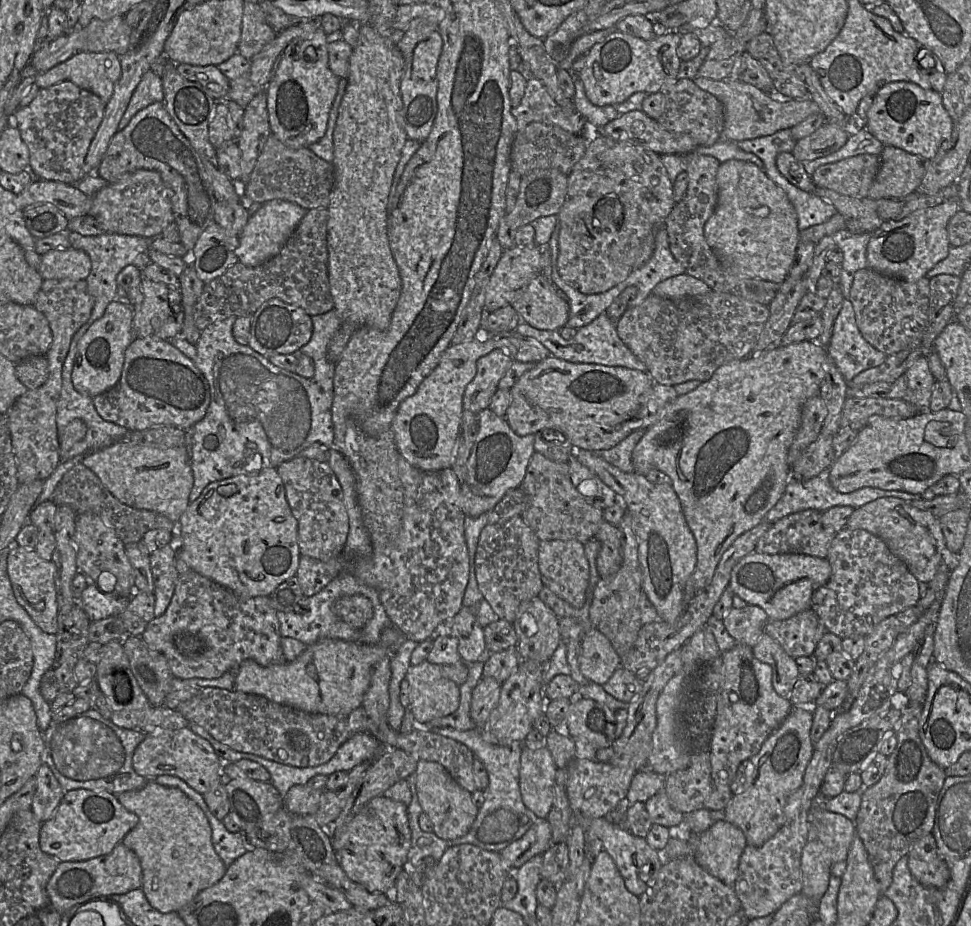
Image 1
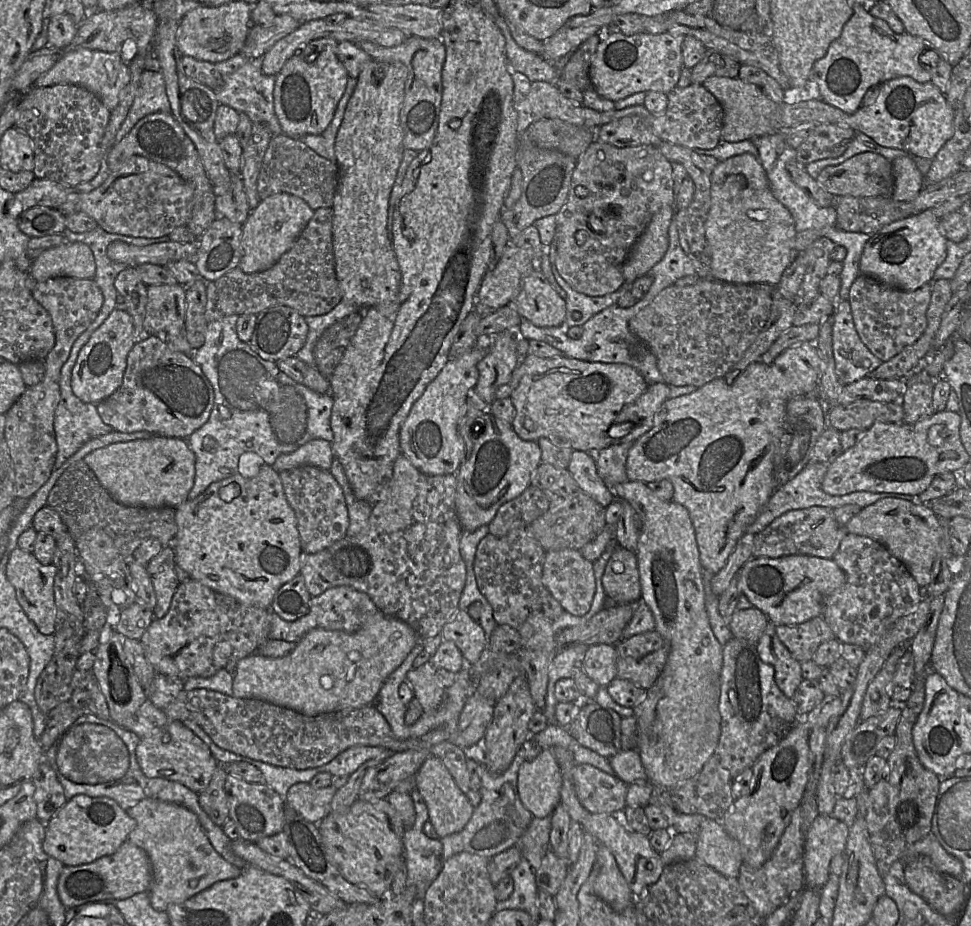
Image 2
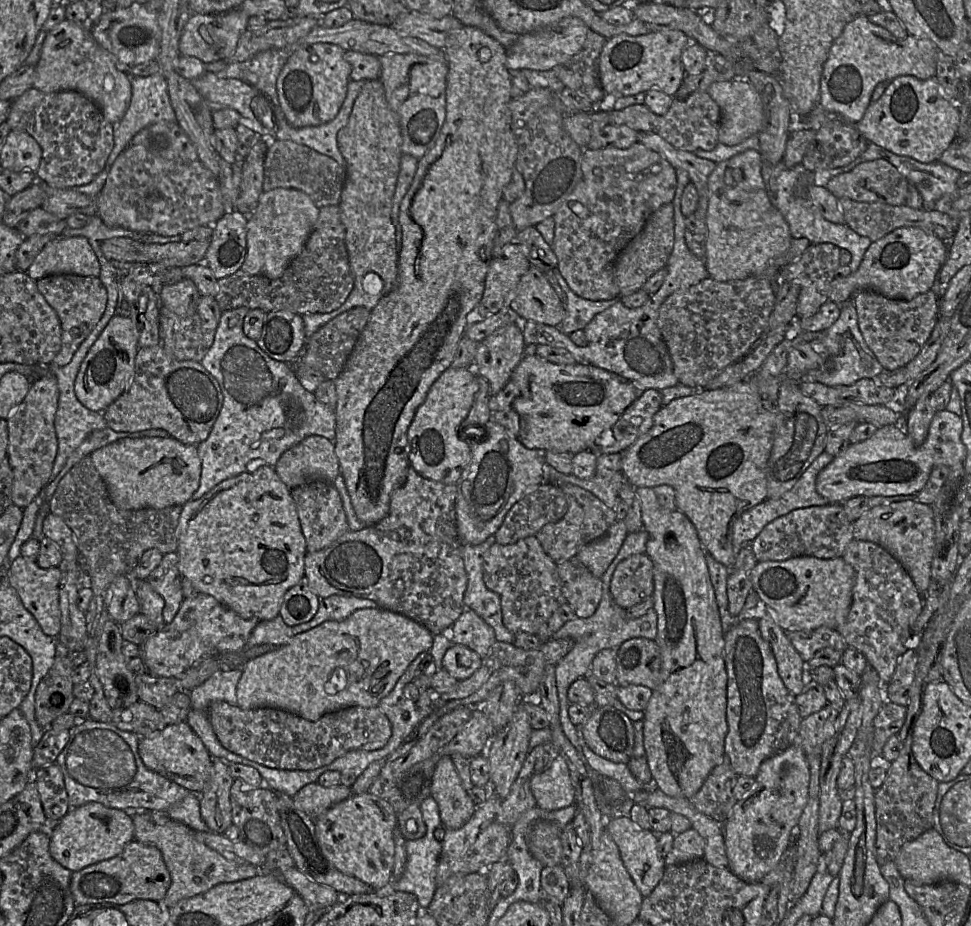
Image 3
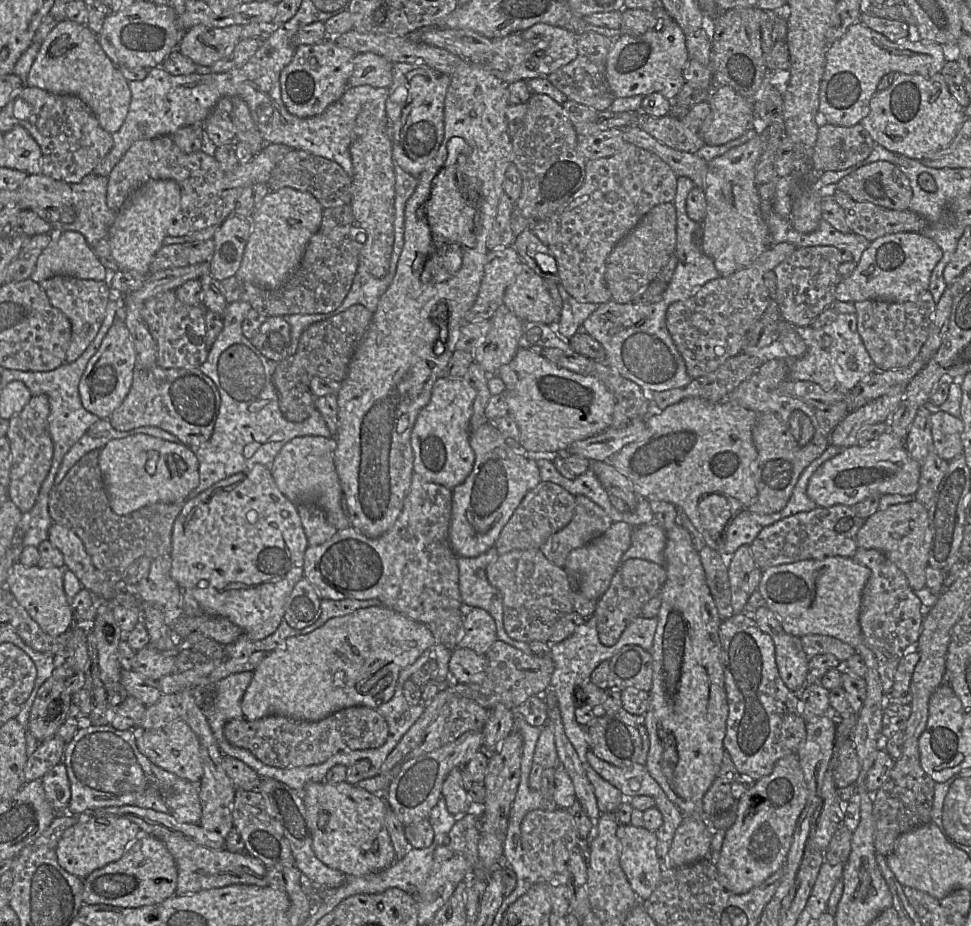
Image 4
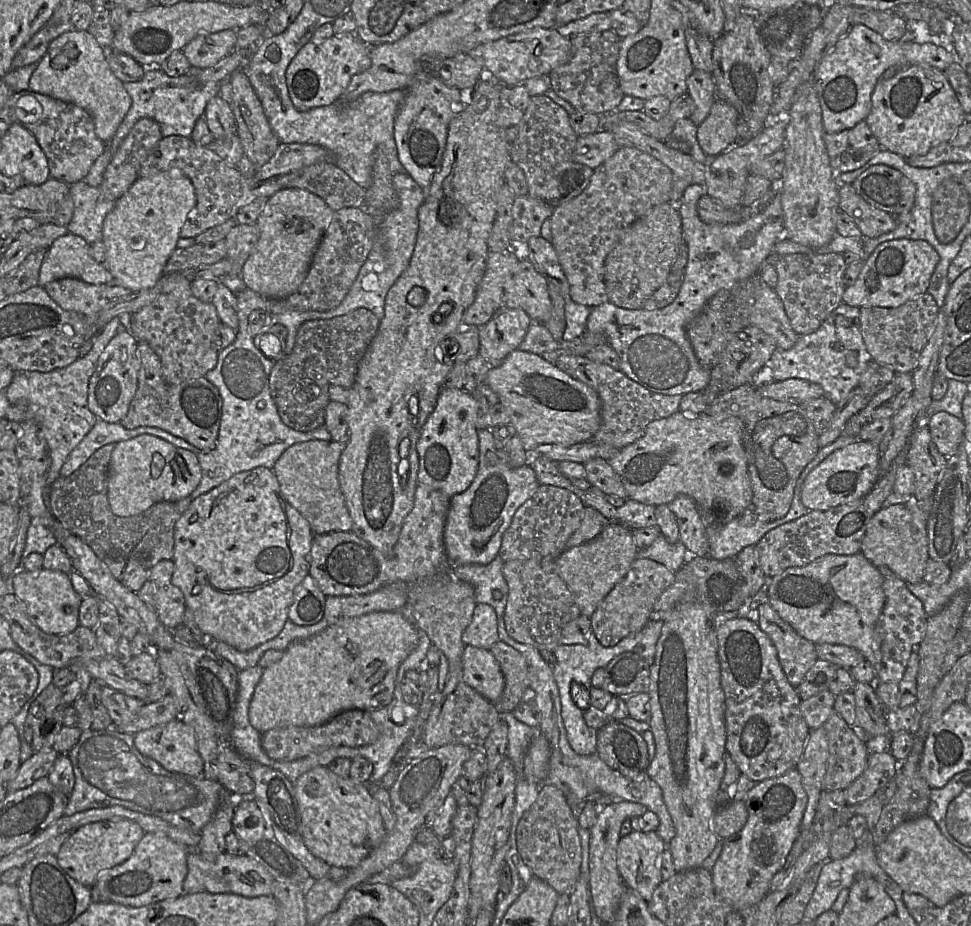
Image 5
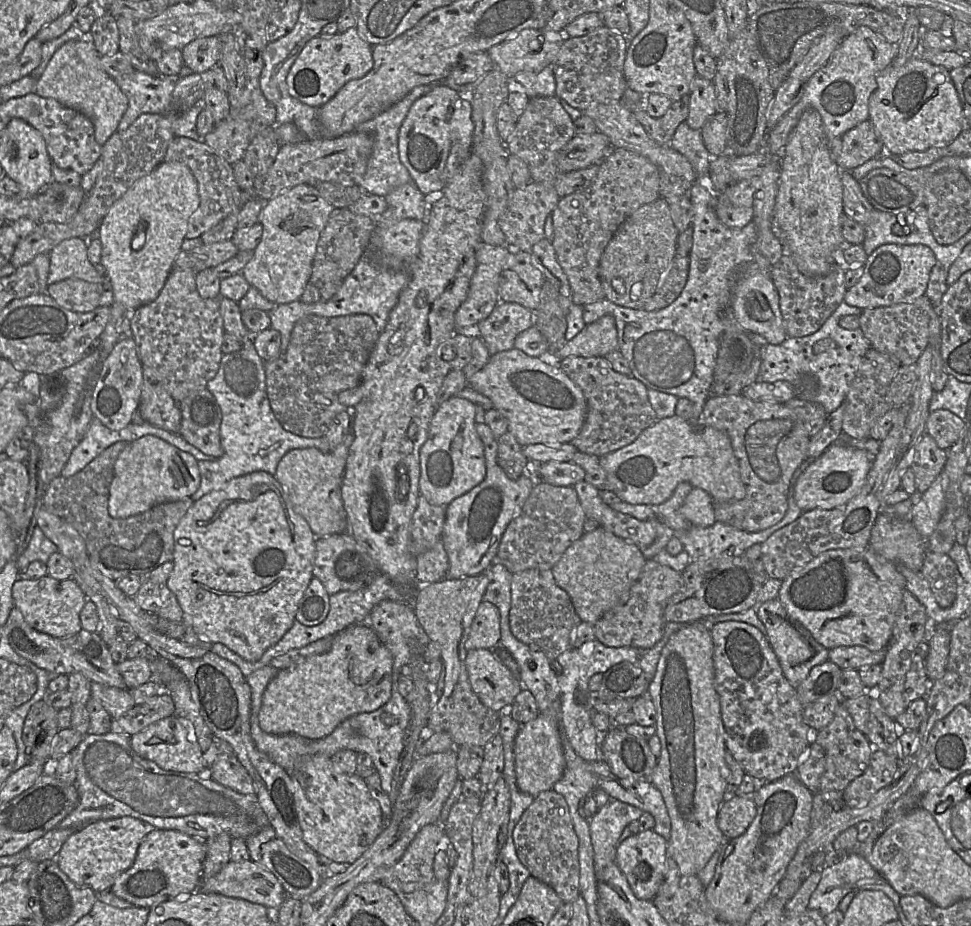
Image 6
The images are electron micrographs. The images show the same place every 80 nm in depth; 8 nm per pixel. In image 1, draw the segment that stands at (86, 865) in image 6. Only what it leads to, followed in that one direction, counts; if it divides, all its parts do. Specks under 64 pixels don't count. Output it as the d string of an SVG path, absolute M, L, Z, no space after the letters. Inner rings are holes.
M74 789L65 793L52 816L42 823L40 831L41 850L62 861L84 861L110 853L125 835L139 822L139 817L127 810L118 796L107 790Z

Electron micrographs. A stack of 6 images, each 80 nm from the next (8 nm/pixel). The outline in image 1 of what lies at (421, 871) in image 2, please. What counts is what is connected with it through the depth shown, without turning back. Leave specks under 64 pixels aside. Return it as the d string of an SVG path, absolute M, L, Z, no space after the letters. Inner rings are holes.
M415 772L405 779L411 792L411 802L407 807L408 823L411 831L411 846L407 860L408 868L418 866L426 856L431 856L439 862L448 848L447 840L439 838L434 832L427 833L420 828L419 816L423 813L423 810L418 801L415 779Z

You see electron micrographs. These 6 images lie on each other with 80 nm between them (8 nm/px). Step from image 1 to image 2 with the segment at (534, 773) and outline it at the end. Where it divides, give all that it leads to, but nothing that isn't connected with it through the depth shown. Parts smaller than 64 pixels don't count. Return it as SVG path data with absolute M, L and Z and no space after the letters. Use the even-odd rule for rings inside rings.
M551 749L524 761L518 773L518 792L523 805L536 818L551 816L561 803L562 773Z

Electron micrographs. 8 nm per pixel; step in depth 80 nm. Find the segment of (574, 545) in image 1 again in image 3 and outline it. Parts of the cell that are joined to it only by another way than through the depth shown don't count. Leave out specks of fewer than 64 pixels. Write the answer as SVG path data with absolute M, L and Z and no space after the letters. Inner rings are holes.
M575 557L557 563L565 602L578 618L588 618L595 612L602 596L602 582Z

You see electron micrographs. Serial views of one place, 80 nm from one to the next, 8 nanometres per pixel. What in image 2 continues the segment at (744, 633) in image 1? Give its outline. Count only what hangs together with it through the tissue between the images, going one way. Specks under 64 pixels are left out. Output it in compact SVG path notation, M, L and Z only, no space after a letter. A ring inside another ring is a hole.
M753 606L736 609L727 622L734 637L757 644L770 620L764 612Z

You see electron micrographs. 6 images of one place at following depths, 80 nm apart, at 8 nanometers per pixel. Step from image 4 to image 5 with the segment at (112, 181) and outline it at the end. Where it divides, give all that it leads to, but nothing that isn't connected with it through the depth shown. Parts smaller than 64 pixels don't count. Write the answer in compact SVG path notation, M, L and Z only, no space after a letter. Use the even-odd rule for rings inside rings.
M171 135L163 137L149 153L141 165L139 178L179 169L191 180L195 189L196 204L180 230L180 237L195 238L207 229L234 217L241 206L251 203L258 197L269 198L285 188L291 174L321 161L336 163L335 156L322 146L279 142L271 159L256 169L252 176L245 177L236 166L227 164L210 147L196 144L190 137Z

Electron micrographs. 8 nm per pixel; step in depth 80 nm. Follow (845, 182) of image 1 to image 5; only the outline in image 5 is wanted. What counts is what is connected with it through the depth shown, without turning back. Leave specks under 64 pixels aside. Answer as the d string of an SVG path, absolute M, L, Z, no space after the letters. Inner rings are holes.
M884 164L870 166L851 184L865 201L893 216L910 211L915 202L913 181Z

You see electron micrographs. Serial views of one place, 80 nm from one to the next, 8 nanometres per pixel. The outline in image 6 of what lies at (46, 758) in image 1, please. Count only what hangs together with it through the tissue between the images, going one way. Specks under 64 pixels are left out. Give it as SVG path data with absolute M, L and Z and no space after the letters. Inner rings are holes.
M112 731L106 734L84 735L80 744L70 752L76 767L79 802L76 808L64 818L58 827L78 830L100 821L131 816L142 820L150 829L176 830L199 840L206 840L225 833L232 838L245 840L269 825L269 820L261 808L256 794L244 795L225 787L205 774L169 771L156 763L141 758L131 747L131 736Z

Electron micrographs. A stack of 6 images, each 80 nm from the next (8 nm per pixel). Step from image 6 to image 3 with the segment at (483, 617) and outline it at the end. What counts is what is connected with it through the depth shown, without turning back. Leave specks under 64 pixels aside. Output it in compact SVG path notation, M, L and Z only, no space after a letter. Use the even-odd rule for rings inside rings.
M465 609L443 634L452 643L470 648L481 659L496 642L494 629L472 609Z

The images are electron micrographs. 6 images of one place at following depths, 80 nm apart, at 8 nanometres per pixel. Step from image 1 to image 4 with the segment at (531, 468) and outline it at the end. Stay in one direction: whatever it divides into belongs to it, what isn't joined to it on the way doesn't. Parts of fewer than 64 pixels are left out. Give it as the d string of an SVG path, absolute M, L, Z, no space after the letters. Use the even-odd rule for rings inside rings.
M575 496L571 521L551 535L539 550L559 567L564 567L569 553L602 535L612 525L610 516L586 496Z

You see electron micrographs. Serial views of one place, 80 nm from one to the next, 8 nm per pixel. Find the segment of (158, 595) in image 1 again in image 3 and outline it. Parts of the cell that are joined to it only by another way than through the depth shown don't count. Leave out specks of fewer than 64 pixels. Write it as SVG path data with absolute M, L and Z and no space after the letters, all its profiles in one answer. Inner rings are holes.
M169 552L163 555L157 567L146 581L163 598L163 621L170 623L177 614L183 599L181 574L178 569L178 555Z

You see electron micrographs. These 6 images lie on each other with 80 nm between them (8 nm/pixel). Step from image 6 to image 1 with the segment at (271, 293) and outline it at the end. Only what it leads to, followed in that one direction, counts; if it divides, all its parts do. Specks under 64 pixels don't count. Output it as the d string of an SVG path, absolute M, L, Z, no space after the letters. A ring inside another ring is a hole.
M277 199L262 203L262 206L250 216L240 234L240 243L236 249L238 260L246 266L255 267L276 256L306 212L307 210L298 204L286 200Z

